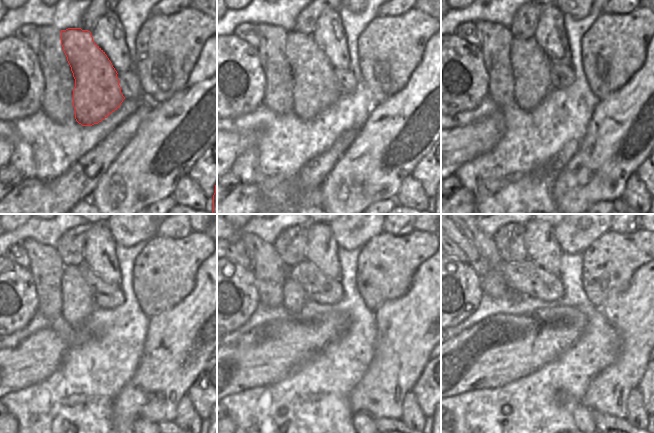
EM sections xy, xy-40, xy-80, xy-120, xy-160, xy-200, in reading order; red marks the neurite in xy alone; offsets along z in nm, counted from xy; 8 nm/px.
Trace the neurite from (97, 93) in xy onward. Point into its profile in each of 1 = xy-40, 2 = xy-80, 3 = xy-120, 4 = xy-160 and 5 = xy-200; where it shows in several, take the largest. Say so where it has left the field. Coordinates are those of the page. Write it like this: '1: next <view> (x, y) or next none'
1: next xy-40 (315, 88)
2: next xy-80 (531, 66)
3: next xy-120 (76, 296)
4: next xy-160 (294, 297)
5: next xy-200 (511, 294)

